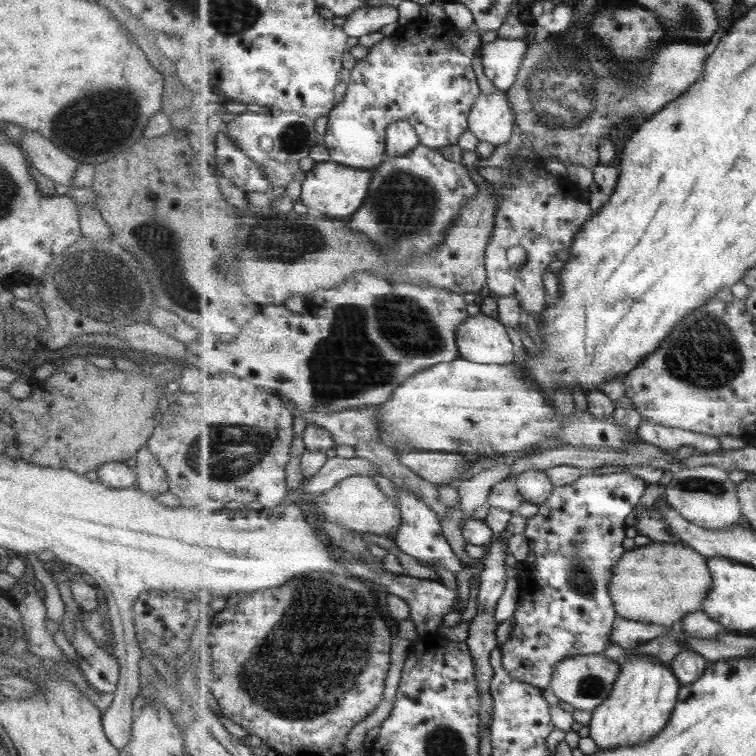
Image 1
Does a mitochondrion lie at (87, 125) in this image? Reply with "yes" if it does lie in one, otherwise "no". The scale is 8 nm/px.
yes

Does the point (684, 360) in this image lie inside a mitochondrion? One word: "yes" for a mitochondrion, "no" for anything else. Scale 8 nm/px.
yes

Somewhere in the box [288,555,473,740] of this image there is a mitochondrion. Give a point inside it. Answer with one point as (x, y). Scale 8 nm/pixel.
(327, 706)

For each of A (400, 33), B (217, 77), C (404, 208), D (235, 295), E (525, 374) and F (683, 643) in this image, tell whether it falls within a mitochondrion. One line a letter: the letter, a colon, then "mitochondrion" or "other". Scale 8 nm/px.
A: other
B: other
C: mitochondrion
D: other
E: other
F: other

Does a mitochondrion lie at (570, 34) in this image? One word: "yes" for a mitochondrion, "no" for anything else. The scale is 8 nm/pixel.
yes

